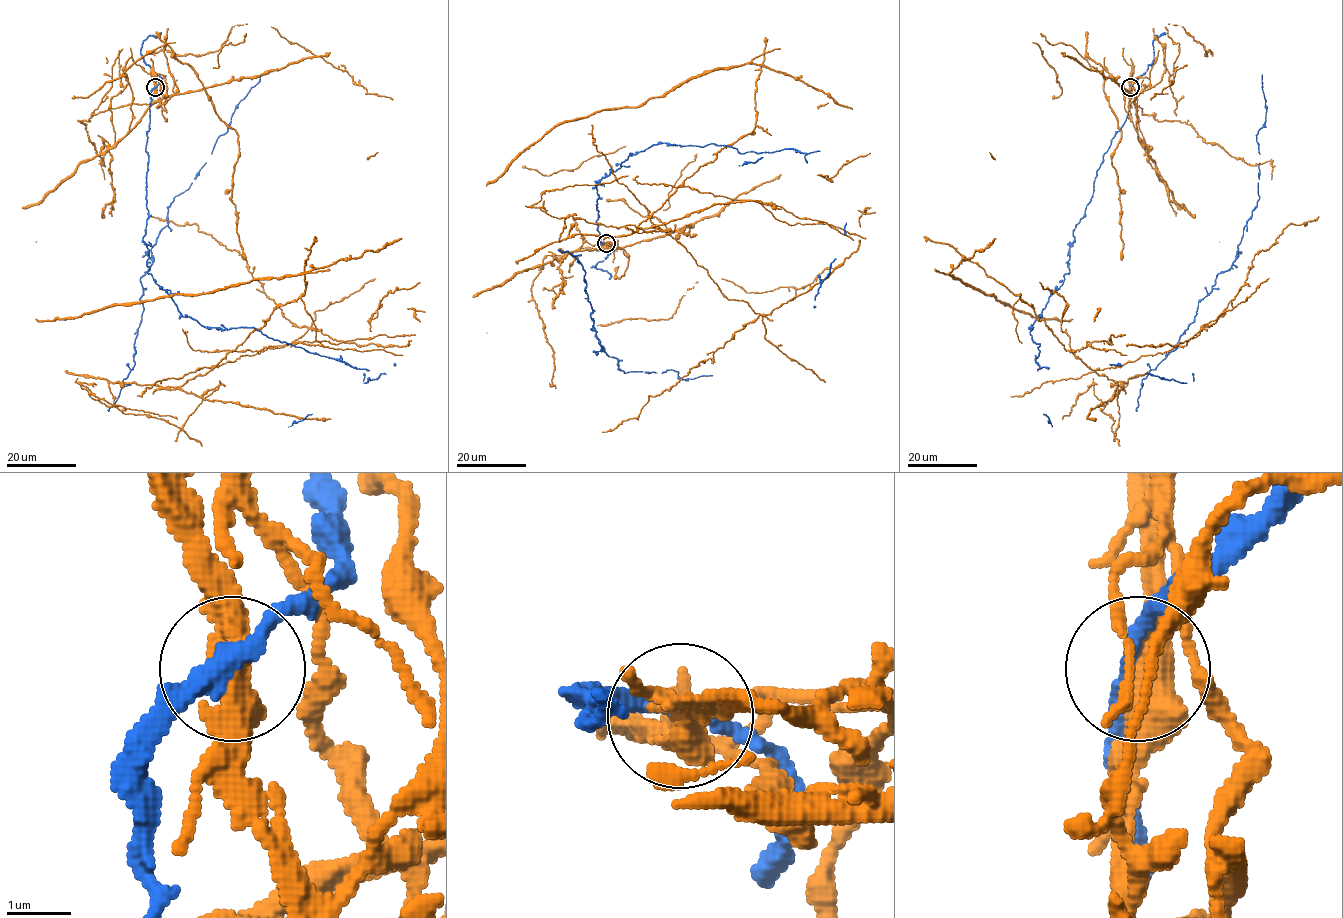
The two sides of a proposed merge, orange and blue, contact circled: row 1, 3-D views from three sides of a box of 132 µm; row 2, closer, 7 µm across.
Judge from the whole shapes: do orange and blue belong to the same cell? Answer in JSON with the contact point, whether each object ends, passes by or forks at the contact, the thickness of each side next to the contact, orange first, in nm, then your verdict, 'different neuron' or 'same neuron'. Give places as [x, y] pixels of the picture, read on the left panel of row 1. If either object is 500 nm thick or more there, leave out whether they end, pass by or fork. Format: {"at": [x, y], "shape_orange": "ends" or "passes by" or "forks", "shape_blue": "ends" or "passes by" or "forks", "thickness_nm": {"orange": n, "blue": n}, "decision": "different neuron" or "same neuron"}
{"at": [155, 87], "shape_orange": "passes by", "shape_blue": "passes by", "thickness_nm": {"orange": 480, "blue": 280}, "decision": "different neuron"}

